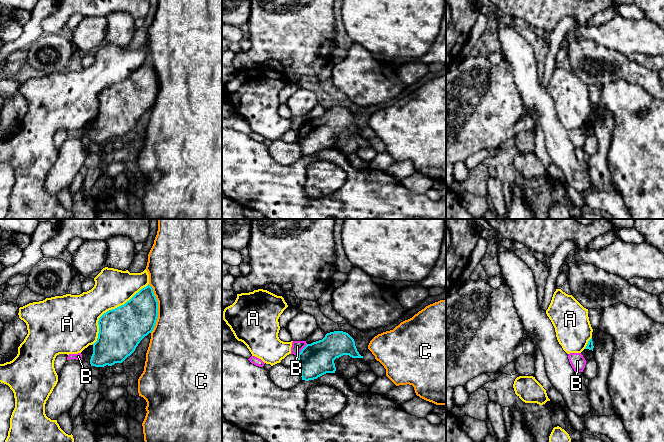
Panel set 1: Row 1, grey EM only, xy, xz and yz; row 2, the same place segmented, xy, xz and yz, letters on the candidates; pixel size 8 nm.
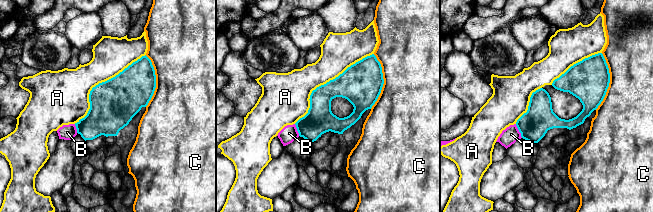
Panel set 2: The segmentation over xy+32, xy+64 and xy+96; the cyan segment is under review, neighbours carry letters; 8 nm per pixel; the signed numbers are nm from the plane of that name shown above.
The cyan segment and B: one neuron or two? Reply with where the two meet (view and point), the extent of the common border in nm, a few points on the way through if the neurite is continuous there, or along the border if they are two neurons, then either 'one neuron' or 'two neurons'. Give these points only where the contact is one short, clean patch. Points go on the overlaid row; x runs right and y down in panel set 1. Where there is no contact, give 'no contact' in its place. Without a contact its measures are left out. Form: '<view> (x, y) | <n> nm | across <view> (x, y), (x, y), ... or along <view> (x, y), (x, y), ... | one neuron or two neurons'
xz (301, 350) | 130 nm | along xz (307, 344), (297, 355) | two neurons

